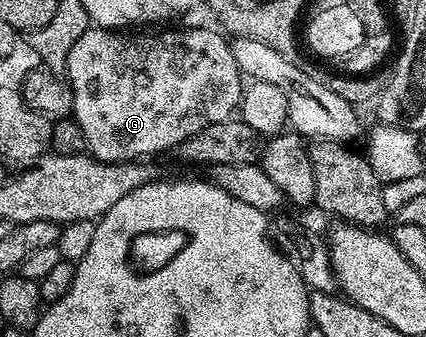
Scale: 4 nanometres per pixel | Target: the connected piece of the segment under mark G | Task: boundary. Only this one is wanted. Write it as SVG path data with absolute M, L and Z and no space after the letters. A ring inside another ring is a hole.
M91 27L68 51L65 80L74 96L72 119L84 131L89 156L98 161L150 159L153 153L173 151L184 139L192 139L196 131L204 131L212 123L231 120L230 112L239 108L244 78L236 67L230 41L217 28L170 28L174 27L163 28L163 33L142 31L139 37L129 37L126 31Z

